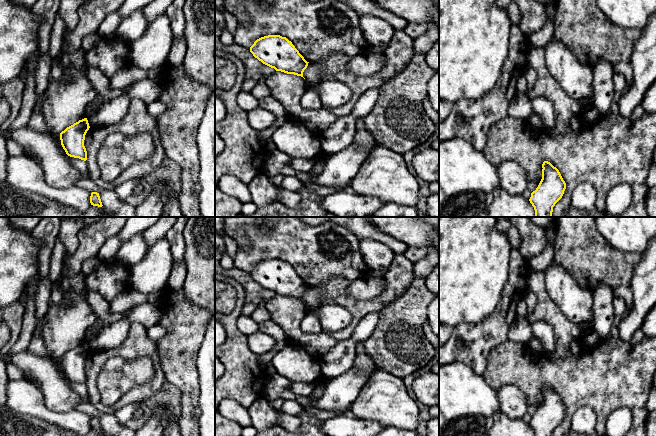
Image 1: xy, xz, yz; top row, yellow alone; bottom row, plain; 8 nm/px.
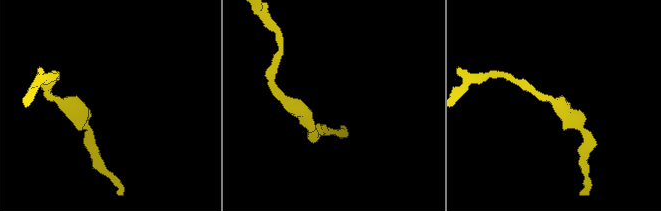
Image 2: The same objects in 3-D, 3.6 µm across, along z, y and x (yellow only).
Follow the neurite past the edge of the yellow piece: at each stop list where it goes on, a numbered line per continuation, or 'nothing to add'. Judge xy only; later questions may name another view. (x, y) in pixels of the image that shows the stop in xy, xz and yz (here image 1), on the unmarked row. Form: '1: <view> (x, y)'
nothing to add

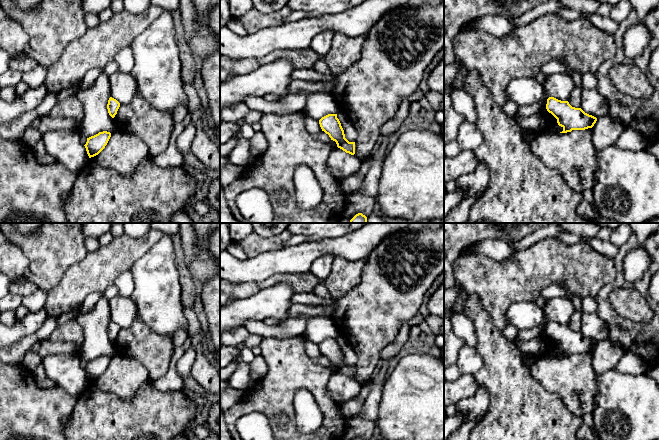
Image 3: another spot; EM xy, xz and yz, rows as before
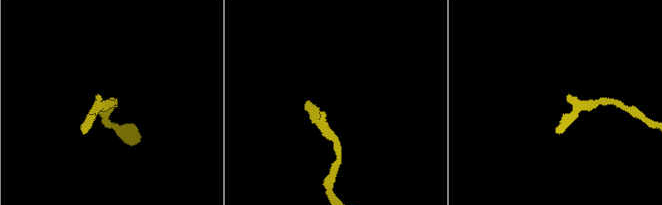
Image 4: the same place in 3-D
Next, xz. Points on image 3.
nothing to add

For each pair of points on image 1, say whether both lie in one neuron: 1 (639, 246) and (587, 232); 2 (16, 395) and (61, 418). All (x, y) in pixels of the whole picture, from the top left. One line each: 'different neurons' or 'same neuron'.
1: different neurons
2: same neuron

